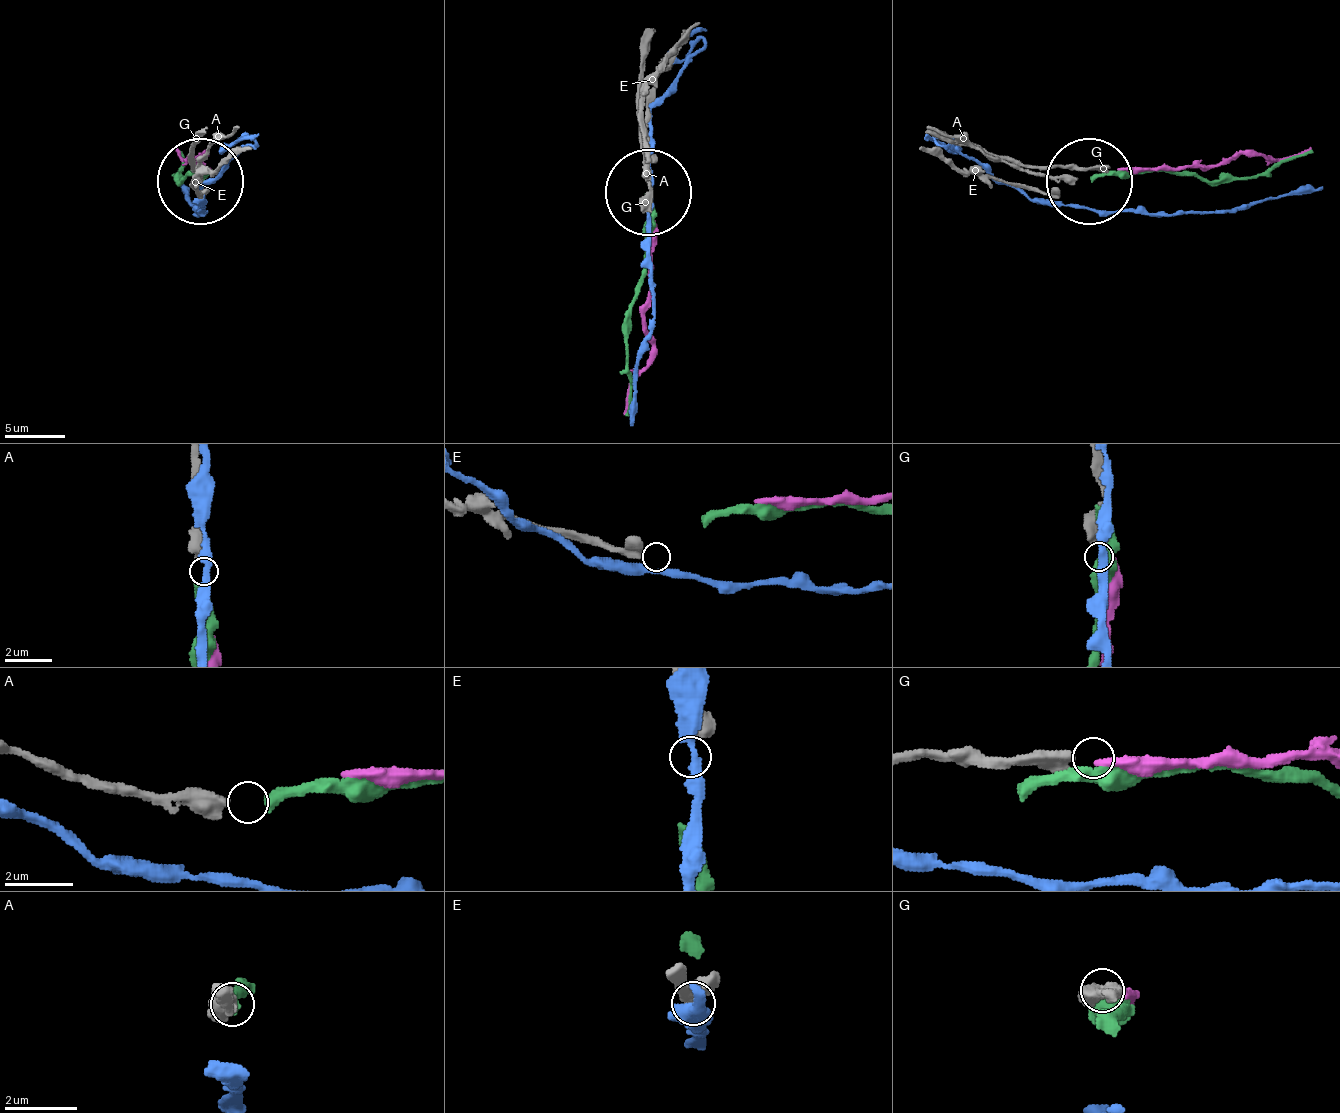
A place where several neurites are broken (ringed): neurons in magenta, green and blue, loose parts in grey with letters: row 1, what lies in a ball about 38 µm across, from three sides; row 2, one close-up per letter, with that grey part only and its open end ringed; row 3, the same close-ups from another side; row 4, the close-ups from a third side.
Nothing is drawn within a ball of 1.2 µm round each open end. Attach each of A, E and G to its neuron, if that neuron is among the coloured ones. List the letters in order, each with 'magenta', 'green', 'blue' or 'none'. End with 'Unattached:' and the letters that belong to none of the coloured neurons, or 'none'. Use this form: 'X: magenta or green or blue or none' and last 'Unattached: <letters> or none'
A: green
E: none
G: none
Unattached: E, G

